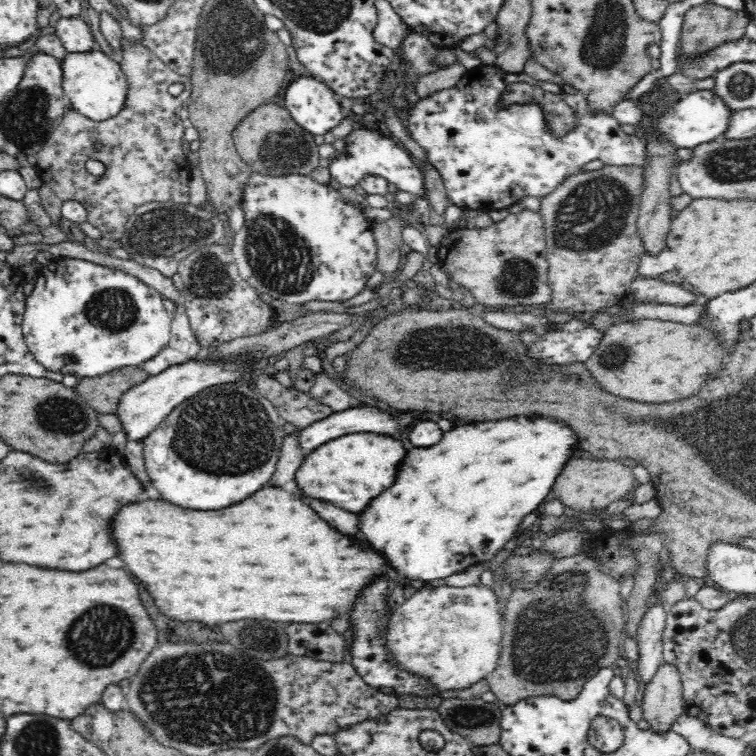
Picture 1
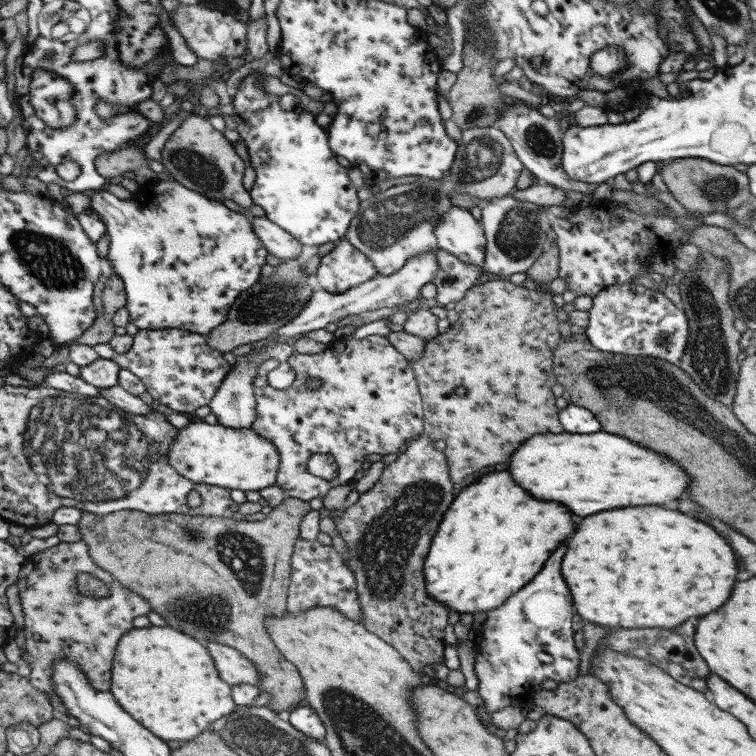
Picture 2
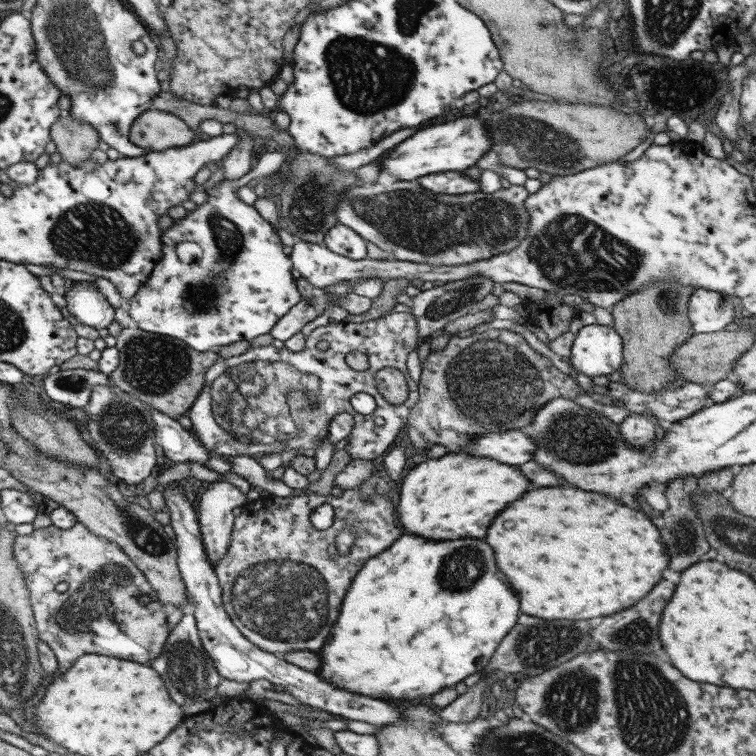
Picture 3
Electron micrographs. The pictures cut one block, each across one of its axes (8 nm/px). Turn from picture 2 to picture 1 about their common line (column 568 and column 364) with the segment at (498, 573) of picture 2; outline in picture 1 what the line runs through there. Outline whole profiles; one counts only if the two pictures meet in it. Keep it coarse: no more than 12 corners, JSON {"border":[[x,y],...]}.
{"border":[[558,420],[412,448],[362,514],[398,574],[490,561],[576,452]]}

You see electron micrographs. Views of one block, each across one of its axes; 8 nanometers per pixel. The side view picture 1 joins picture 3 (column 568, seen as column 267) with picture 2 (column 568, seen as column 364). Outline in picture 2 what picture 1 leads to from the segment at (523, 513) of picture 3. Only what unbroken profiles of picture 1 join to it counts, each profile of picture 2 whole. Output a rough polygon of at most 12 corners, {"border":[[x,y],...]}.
{"border":[[660,506],[578,524],[584,620],[676,628],[738,574],[712,526]]}

